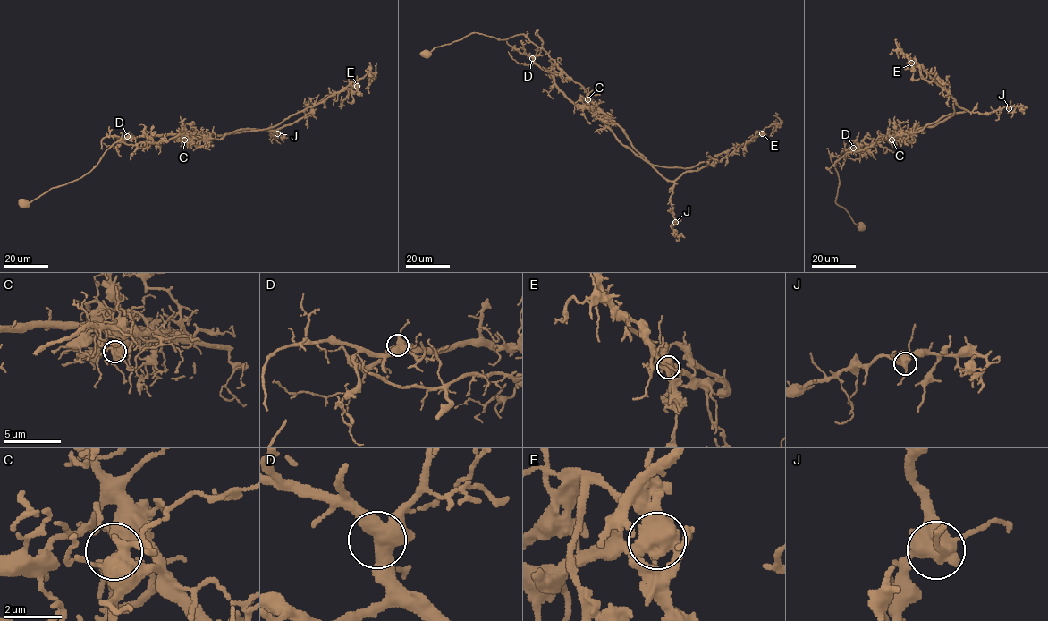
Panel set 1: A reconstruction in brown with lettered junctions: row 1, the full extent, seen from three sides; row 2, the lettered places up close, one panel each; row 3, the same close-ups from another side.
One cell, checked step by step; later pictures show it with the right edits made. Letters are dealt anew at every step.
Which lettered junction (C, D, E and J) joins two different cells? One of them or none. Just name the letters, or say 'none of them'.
E

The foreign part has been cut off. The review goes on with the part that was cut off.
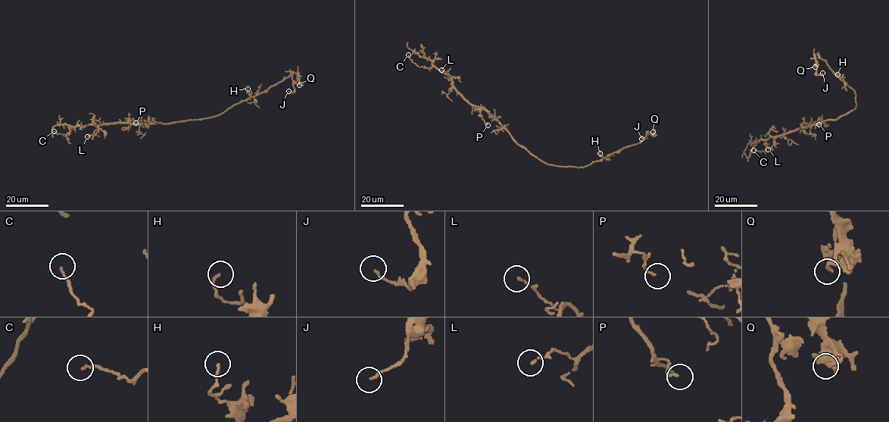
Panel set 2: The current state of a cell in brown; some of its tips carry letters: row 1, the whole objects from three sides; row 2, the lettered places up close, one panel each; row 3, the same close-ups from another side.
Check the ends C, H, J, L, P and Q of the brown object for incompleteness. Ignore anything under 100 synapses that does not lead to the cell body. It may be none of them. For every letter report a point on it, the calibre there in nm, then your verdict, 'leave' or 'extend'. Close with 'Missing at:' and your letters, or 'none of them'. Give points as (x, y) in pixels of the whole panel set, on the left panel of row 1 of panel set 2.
C: at (54, 131); 120 nm thick; leave
H: at (247, 89); 110 nm thick; leave
J: at (288, 91); 110 nm thick; leave
L: at (87, 136); 120 nm thick; leave
P: at (135, 123); 100 nm thick; leave
Q: at (299, 85); 160 nm thick; leave
Missing at: none of them

